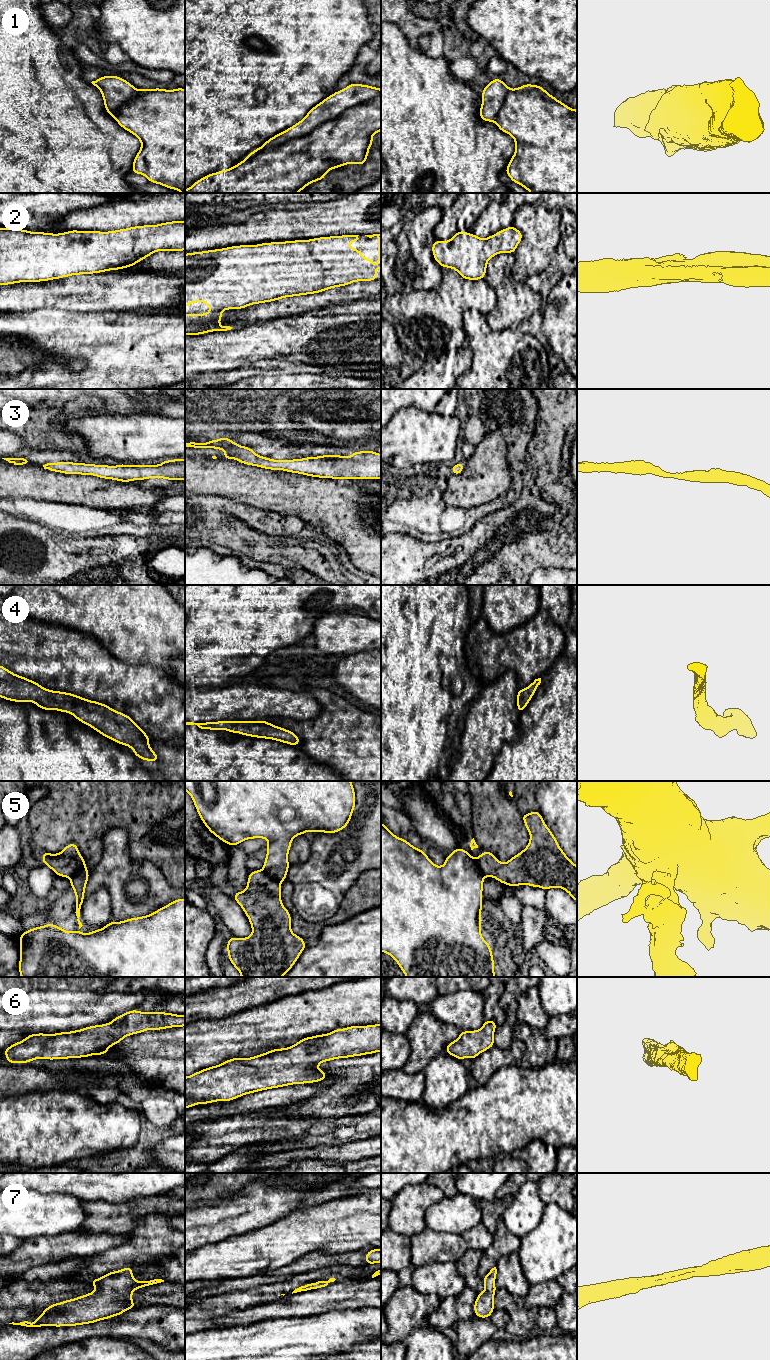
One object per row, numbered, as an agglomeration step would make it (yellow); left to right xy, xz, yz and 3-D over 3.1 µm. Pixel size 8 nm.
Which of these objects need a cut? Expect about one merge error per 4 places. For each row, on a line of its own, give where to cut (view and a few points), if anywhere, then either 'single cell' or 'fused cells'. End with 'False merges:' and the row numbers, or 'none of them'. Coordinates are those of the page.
1: xz (380, 89), (374, 98), (346, 108), (305, 135), (245, 159) | fused cells
2: no cut | single cell
3: no cut | single cell
4: no cut | single cell
5: xz (263, 871), (280, 883) | fused cells
6: no cut | single cell
7: no cut | single cell
False merges: 1, 5

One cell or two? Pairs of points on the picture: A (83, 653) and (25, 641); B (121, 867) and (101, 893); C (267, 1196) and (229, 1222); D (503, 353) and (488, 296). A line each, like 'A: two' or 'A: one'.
A: one
B: two
C: one
D: two

